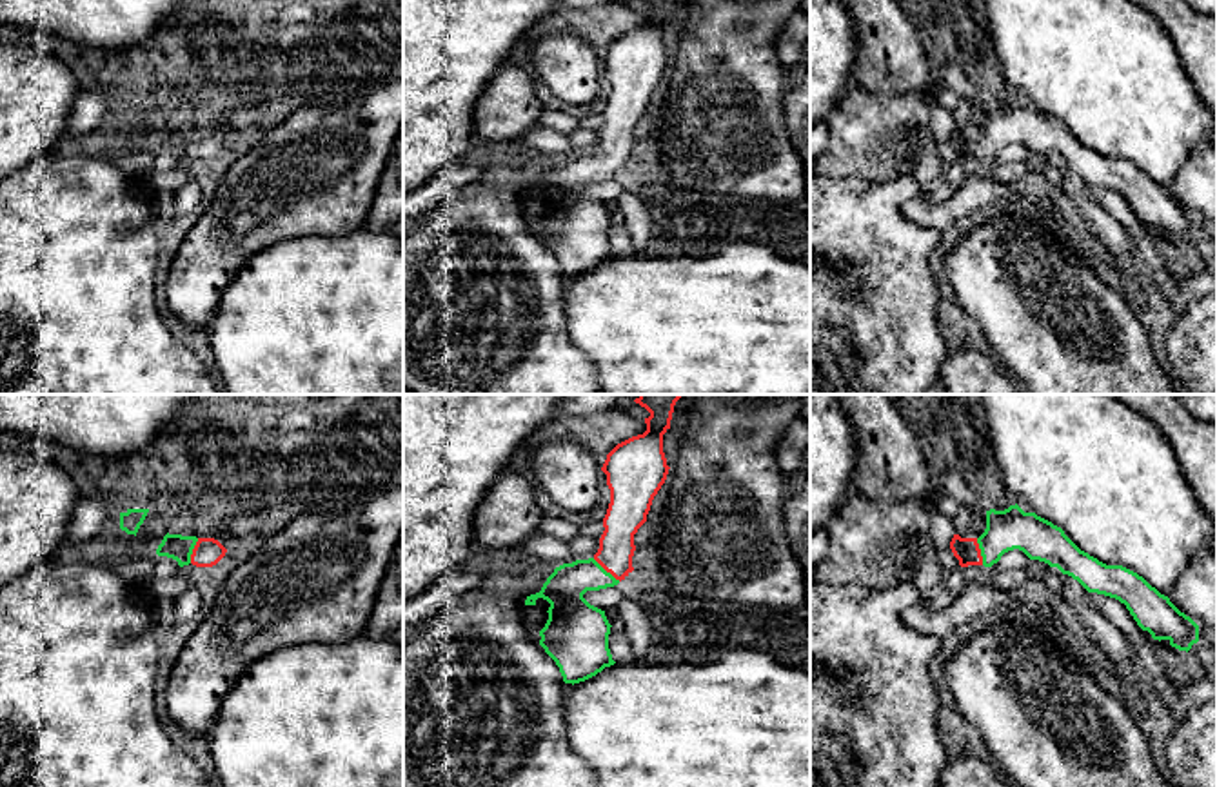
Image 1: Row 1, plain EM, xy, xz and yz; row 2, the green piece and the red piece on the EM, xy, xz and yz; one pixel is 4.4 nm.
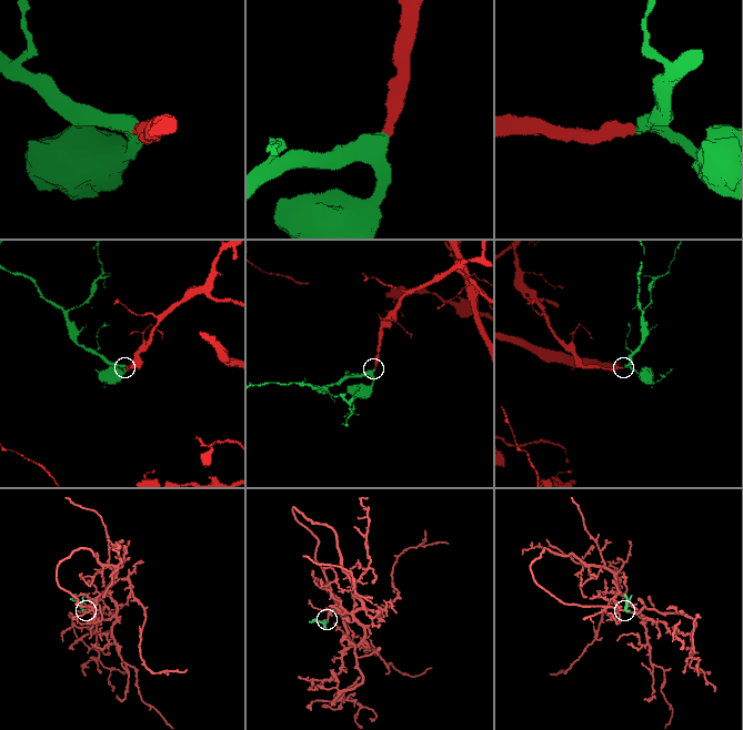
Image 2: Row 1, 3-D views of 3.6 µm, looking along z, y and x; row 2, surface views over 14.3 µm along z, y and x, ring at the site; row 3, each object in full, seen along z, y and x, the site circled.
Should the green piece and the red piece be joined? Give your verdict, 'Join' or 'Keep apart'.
Join

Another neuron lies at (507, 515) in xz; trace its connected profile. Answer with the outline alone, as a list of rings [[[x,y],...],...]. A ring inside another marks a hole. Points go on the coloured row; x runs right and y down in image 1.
[[[503,473],[474,514],[476,545],[512,549],[538,533],[543,516],[530,482],[521,474]]]

